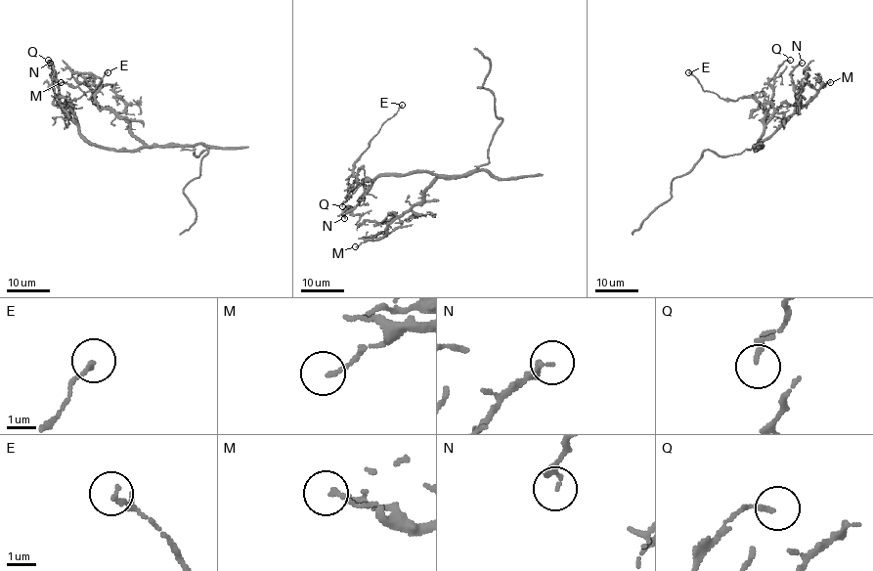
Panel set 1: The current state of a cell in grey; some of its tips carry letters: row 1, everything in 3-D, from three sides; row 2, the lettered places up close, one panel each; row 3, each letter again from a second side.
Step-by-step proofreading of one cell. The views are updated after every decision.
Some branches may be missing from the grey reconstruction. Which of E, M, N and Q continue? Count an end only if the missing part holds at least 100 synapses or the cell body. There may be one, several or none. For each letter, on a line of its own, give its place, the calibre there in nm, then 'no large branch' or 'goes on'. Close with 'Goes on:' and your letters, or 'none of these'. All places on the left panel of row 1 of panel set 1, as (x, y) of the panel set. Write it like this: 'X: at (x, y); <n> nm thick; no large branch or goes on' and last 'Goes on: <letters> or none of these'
E: at (108, 72); 160 nm thick; no large branch
M: at (61, 82); 150 nm thick; no large branch
N: at (50, 63); 160 nm thick; no large branch
Q: at (48, 60); 150 nm thick; no large branch
Goes on: none of these

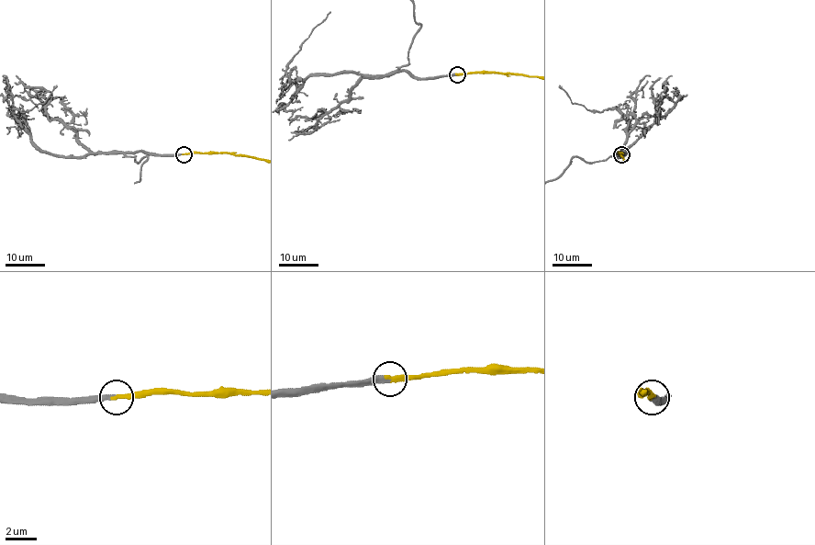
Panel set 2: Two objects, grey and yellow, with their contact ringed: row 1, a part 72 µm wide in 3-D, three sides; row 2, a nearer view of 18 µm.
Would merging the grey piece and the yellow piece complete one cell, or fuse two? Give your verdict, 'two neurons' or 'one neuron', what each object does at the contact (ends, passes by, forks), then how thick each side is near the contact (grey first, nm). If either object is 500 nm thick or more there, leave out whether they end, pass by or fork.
one neuron; grey ends there; yellow ends there; 320 nm thick on the grey side, 320 nm on the other

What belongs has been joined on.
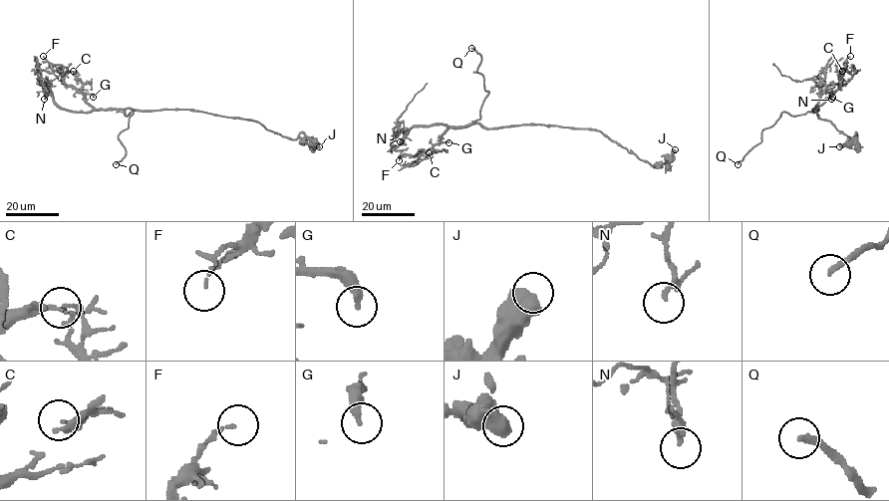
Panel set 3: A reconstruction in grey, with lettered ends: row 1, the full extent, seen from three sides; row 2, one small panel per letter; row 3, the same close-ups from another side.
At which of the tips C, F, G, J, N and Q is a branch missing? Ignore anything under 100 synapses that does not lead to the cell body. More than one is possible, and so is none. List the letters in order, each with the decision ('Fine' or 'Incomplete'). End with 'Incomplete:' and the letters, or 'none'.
C: Fine
F: Fine
G: Fine
J: Fine
N: Fine
Q: Incomplete
Incomplete: Q

